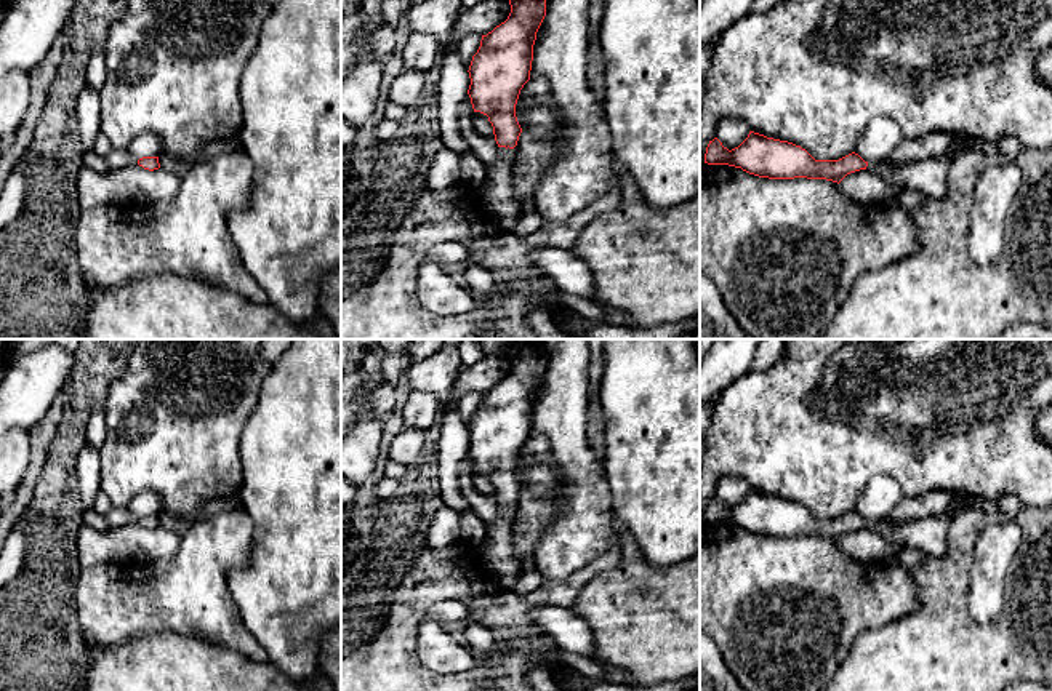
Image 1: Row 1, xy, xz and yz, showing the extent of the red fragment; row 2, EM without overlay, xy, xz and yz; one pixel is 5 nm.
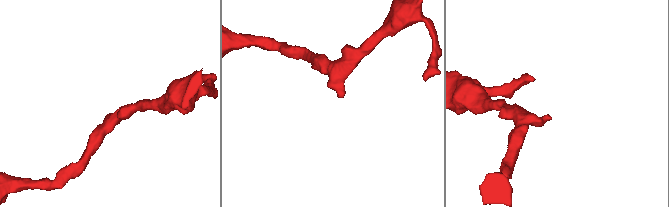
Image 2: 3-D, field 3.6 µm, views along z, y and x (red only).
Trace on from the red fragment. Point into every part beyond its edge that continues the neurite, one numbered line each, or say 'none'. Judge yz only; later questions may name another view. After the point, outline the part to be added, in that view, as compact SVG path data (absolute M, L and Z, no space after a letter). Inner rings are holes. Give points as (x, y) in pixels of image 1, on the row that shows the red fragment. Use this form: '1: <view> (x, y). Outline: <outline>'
1: yz (929, 176). Outline: M945 158L917 160L903 165L869 162L866 170L882 179L901 186L905 190L922 192L927 198L943 198L948 190Z

